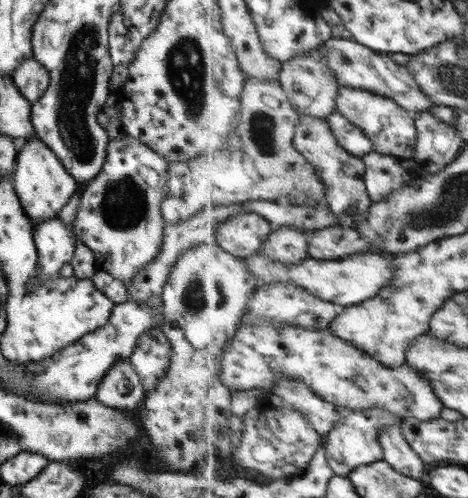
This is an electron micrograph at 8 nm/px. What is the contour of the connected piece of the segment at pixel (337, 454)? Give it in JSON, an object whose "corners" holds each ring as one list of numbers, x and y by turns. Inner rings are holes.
{"corners":[[337,408,341,418,338,420,337,427,325,436,323,446,326,448,329,464,336,475,349,478,358,468,378,463,385,458,385,449,381,442,383,429,403,427,406,419,395,416,390,410,379,408,365,411]]}

